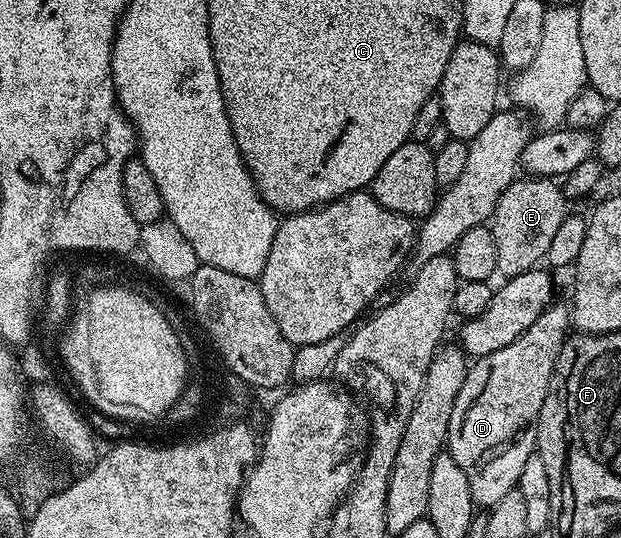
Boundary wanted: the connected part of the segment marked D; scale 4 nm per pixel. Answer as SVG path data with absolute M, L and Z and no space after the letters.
M555 301L544 309L541 317L533 321L533 325L529 325L529 329L525 329L525 333L517 337L517 341L513 341L513 345L497 349L497 353L480 355L468 366L467 376L461 385L461 393L457 393L457 401L449 418L445 451L465 471L473 501L480 508L489 509L497 505L497 501L501 501L505 493L516 490L521 469L525 469L525 461L529 461L529 457L536 454L535 430L539 424L539 410L545 401L555 362L568 334L568 304Z

